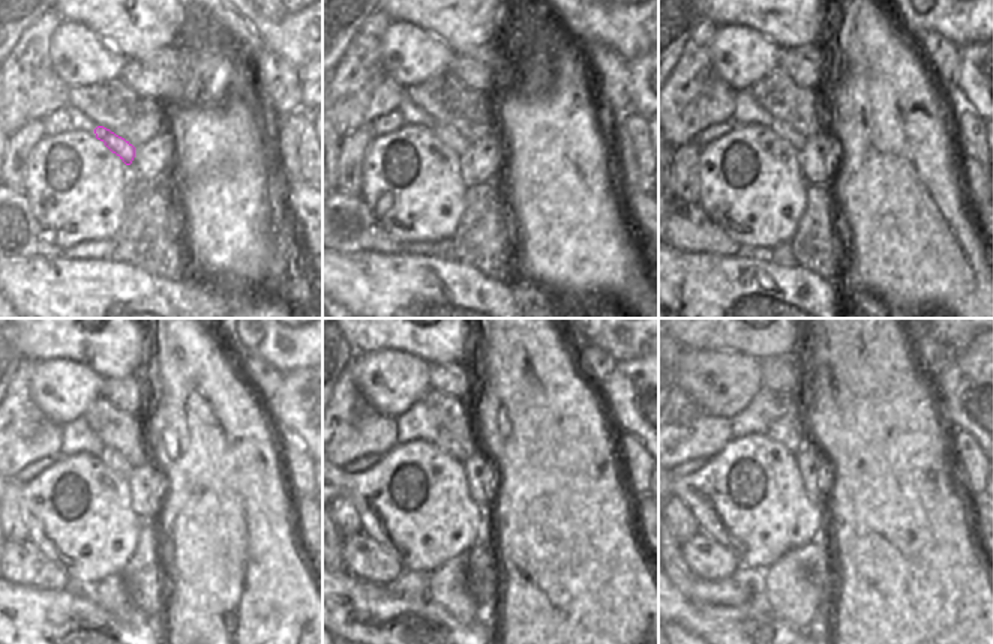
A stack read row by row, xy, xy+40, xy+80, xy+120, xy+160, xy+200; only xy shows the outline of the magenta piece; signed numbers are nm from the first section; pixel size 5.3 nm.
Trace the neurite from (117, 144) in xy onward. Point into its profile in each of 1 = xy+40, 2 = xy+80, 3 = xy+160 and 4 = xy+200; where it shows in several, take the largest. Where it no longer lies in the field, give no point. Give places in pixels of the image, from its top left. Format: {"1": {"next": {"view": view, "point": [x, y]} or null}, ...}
{"1": {"next": {"view": "xy+40", "point": [444, 132]}}, "2": {"next": {"view": "xy+80", "point": [782, 129]}}, "3": {"next": {"view": "xy+160", "point": [444, 442]}}, "4": {"next": {"view": "xy+200", "point": [792, 436]}}}

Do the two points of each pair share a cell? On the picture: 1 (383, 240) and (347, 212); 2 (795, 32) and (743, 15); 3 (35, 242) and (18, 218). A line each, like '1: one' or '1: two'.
1: one
2: one
3: one

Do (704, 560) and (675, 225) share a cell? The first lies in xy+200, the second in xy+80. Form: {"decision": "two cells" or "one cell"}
{"decision": "one cell"}

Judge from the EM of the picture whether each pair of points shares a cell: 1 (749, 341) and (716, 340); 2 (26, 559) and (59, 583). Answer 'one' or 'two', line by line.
1: one
2: one

